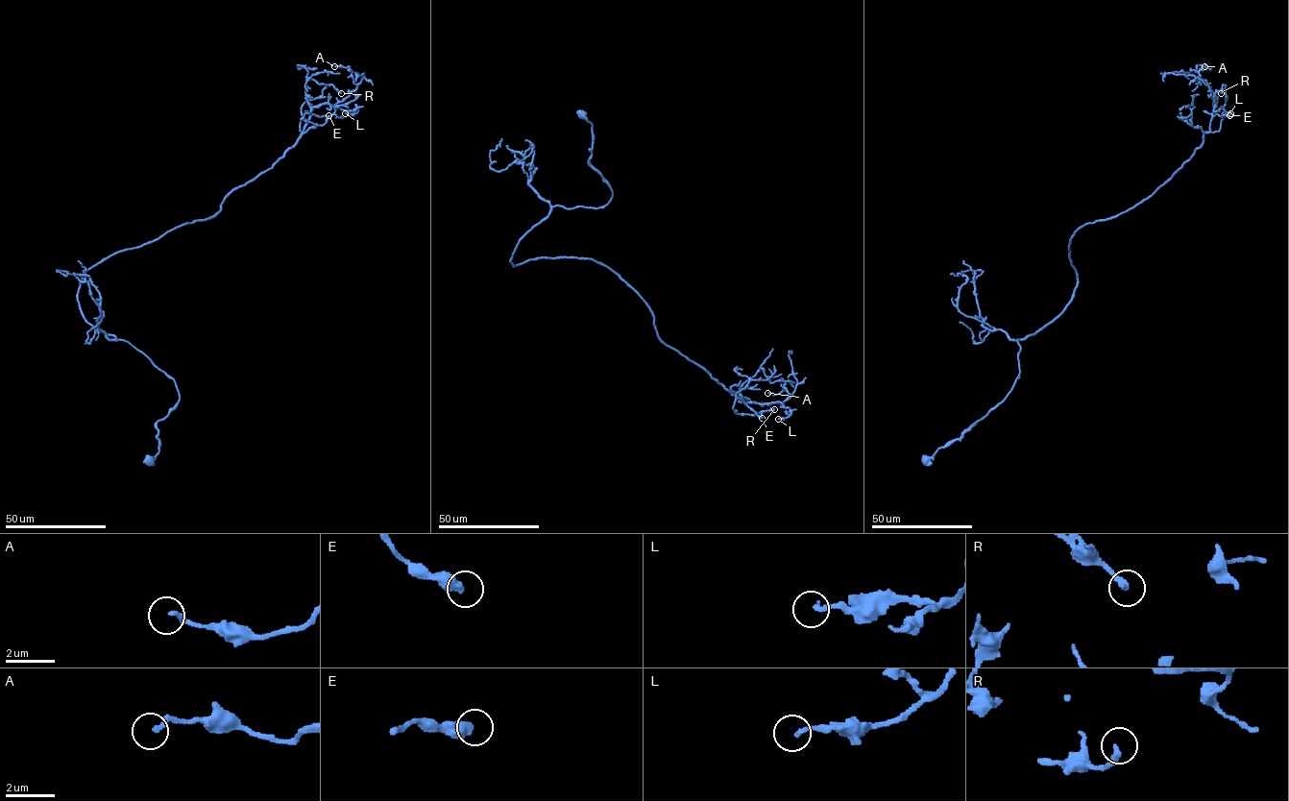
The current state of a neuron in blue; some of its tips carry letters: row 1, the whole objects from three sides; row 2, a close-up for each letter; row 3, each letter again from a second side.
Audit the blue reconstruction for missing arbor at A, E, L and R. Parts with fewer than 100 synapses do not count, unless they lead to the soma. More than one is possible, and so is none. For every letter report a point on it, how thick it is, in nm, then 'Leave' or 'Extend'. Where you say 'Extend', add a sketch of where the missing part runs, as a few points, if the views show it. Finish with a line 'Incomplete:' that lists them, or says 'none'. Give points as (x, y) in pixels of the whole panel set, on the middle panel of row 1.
A: Place: (767, 393). Thickness 190 nm. Leave
E: Place: (762, 418). Thickness 460 nm. Leave
L: Place: (778, 419). Thickness 160 nm. Leave
R: Place: (774, 409). Thickness 260 nm. Leave
Incomplete: none

